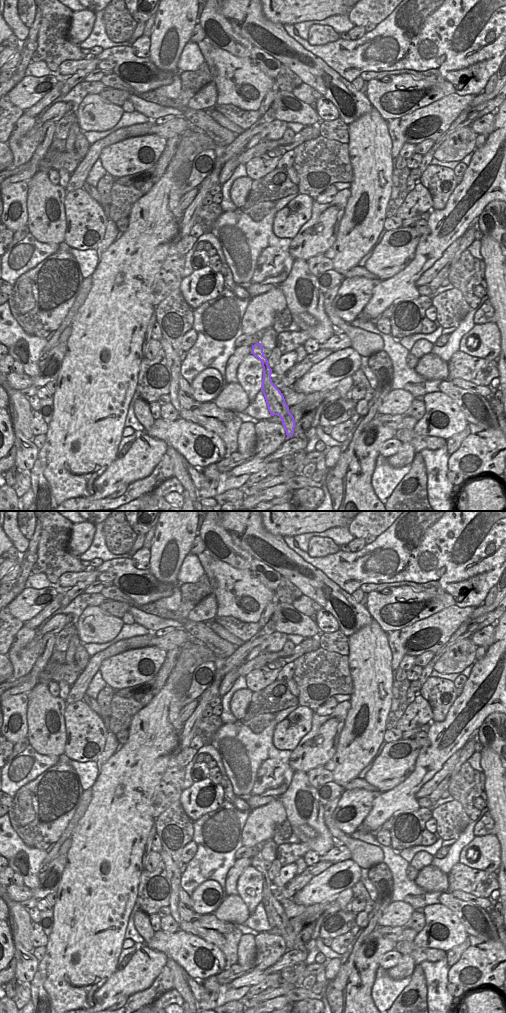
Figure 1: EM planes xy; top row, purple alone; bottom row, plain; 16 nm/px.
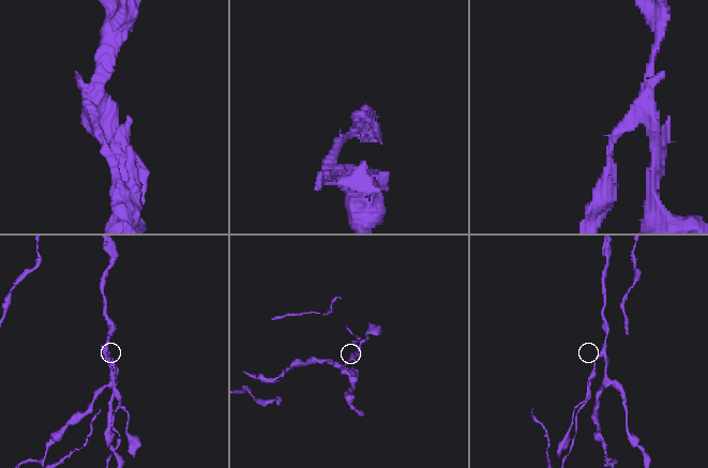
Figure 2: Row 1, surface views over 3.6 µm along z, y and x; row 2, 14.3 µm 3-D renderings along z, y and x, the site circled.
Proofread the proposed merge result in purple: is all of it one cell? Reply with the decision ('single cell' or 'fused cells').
fused cells

